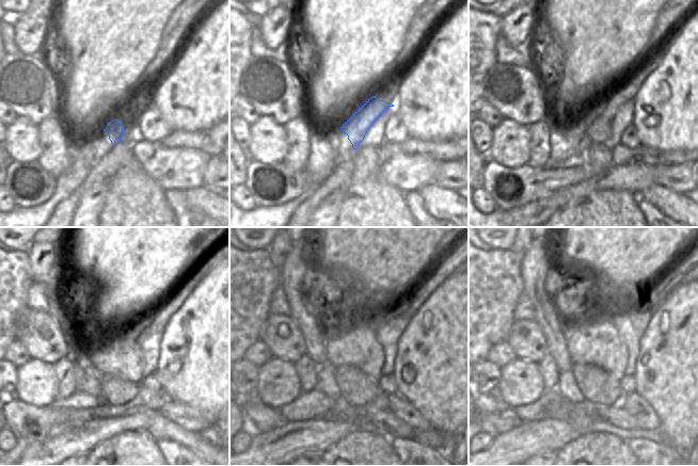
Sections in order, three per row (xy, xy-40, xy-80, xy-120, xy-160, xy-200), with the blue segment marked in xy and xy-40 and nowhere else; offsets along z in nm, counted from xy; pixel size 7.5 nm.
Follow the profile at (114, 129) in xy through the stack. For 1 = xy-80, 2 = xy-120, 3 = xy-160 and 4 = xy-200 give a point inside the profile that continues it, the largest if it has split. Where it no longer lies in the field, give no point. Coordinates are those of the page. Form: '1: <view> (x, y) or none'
1: xy-80 (598, 121)
2: xy-120 (122, 356)
3: xy-160 (358, 346)
4: xy-200 (597, 342)

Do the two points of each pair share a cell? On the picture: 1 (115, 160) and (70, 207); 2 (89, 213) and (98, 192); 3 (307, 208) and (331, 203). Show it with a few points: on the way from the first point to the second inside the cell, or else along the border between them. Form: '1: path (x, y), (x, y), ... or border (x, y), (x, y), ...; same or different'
1: path (102, 171), (78, 194); same
2: path (90, 208), (94, 197); same
3: border (340, 190), (333, 191), (312, 215); different

